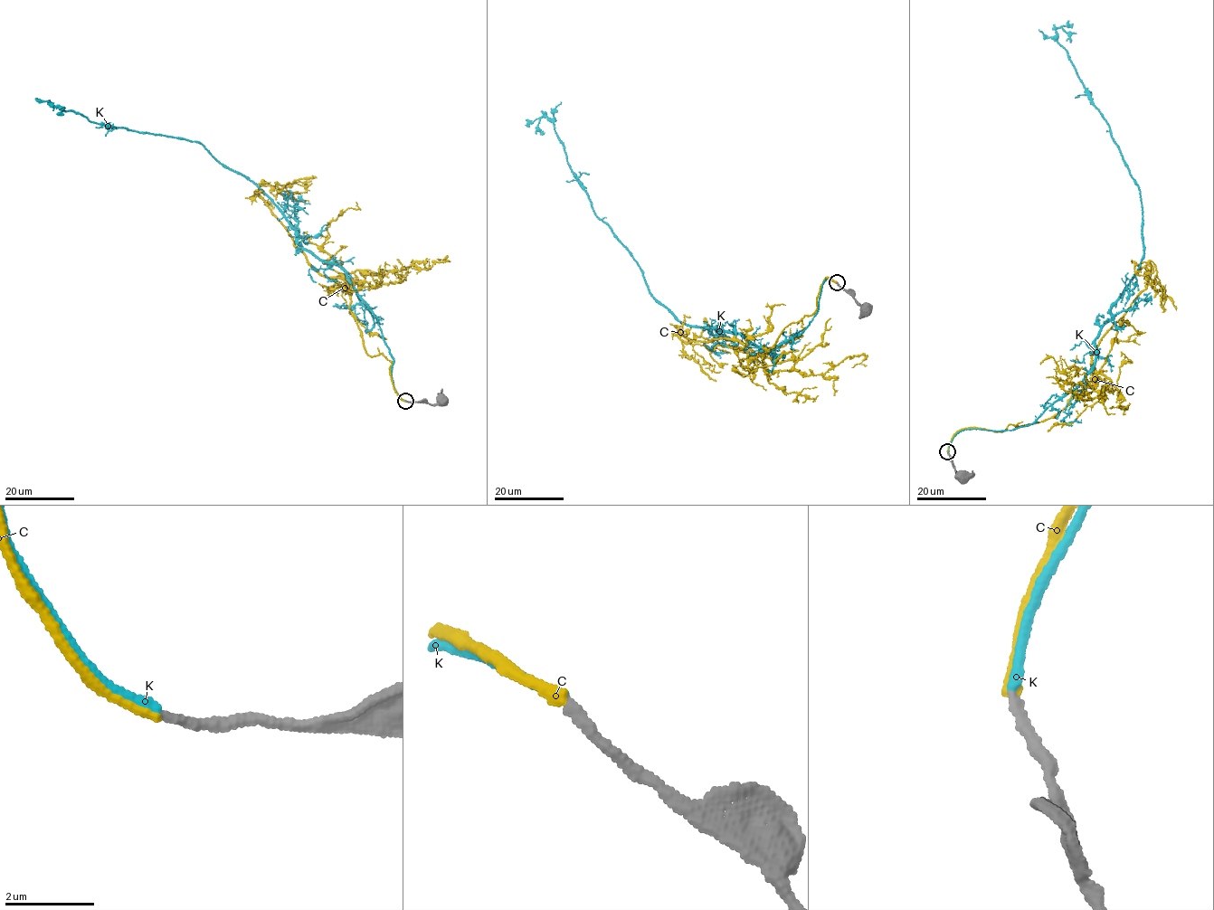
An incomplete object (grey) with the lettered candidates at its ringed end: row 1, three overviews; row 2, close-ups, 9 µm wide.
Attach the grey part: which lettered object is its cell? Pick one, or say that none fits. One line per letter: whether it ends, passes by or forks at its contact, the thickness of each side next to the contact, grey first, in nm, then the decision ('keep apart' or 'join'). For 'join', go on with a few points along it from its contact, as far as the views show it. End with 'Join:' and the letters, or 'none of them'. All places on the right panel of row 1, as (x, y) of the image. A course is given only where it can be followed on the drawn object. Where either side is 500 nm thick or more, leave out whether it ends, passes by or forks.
C: it ends | 240/240 nm | join | via (947, 451), (962, 428), (1059, 413), (1094, 377), (1095, 346), (1152, 260), (1157, 283), (1144, 282)
K: it ends | 240/200 nm | keep apart
Join: C

